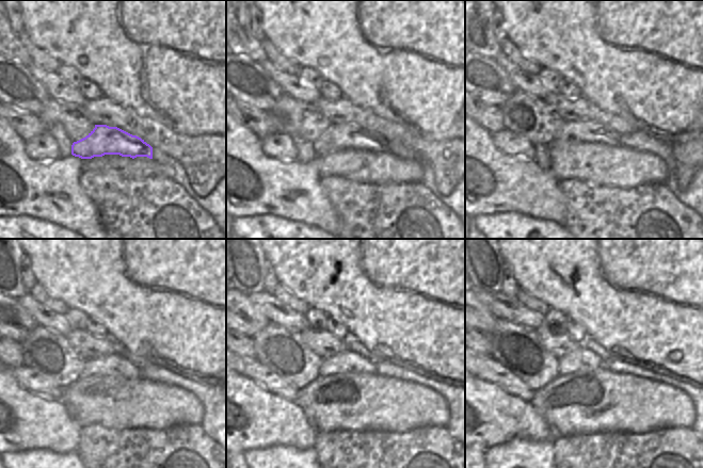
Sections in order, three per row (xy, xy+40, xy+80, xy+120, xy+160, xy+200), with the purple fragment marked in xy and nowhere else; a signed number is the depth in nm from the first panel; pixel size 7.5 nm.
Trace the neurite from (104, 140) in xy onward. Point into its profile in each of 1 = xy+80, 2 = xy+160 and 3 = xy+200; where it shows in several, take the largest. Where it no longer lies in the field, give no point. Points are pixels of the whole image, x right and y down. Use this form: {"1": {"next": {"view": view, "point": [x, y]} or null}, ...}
{"1": {"next": {"view": "xy+80", "point": [590, 131]}}, "2": {"next": {"view": "xy+160", "point": [346, 361]}}, "3": {"next": {"view": "xy+200", "point": [579, 359]}}}

